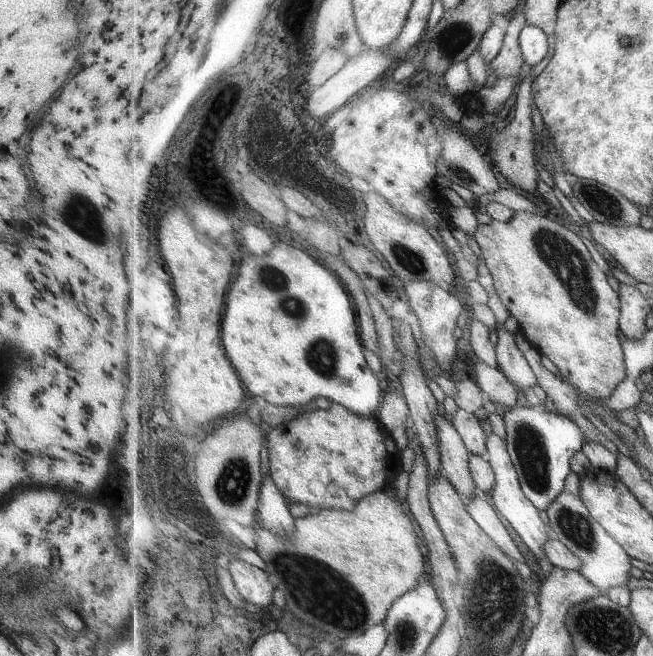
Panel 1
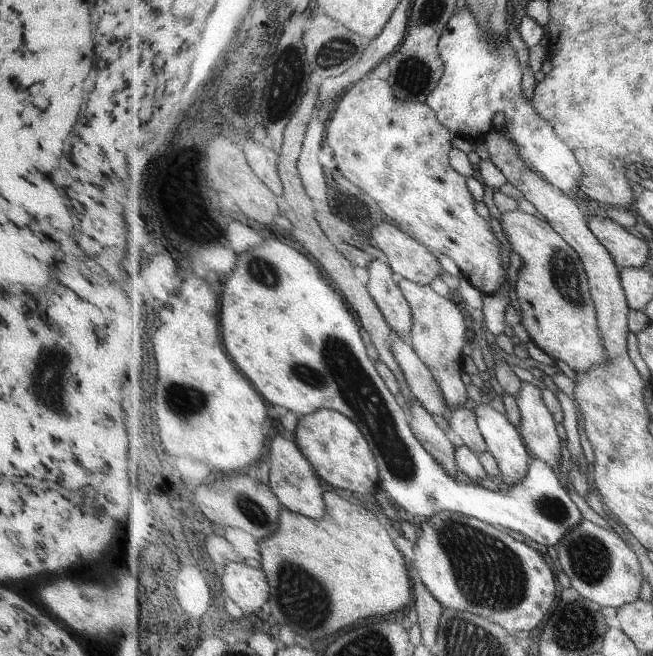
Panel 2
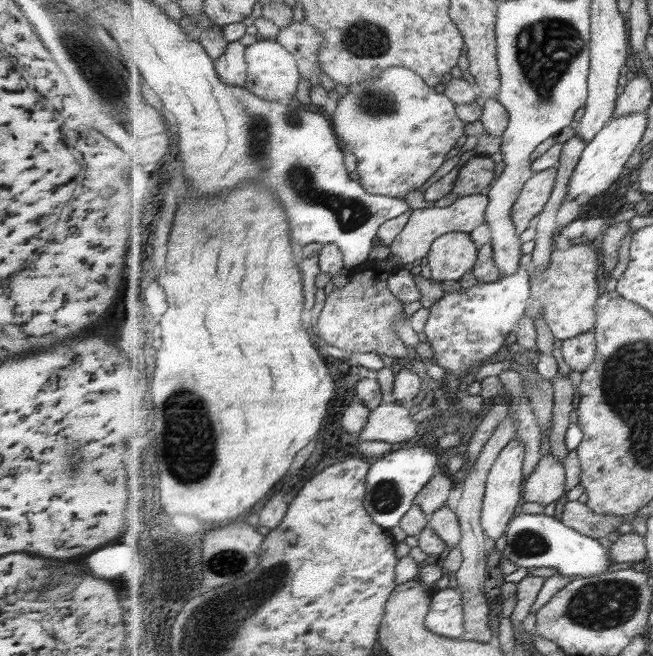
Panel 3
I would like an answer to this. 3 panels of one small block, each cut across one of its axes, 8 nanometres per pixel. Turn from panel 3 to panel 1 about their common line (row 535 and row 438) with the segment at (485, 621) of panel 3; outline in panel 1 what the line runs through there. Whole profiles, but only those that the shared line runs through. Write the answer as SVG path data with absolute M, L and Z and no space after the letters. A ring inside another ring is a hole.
M460 408L451 421L472 454L487 456L488 436L479 422L481 420L477 419L474 414Z

